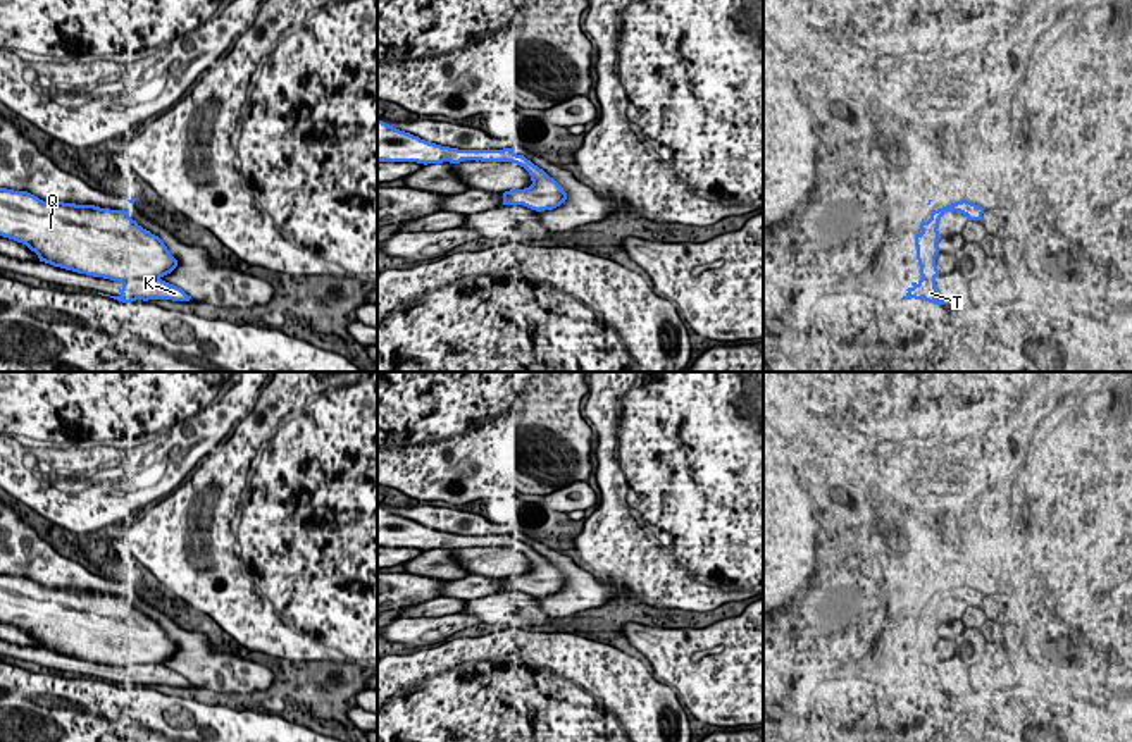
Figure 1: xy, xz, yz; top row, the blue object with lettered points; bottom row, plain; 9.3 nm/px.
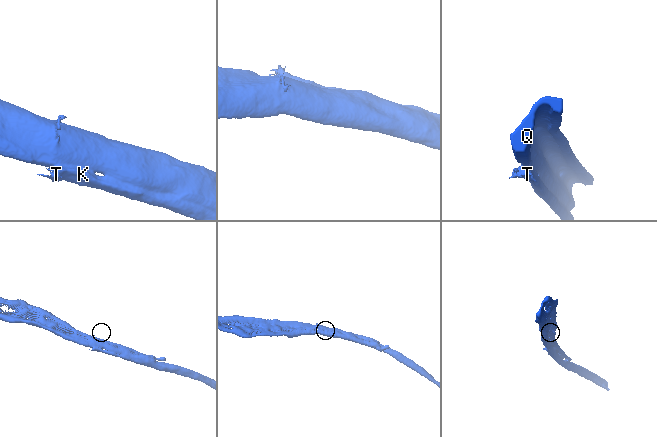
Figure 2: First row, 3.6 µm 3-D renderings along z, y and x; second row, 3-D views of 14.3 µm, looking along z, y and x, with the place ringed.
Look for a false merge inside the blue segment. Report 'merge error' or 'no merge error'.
merge error

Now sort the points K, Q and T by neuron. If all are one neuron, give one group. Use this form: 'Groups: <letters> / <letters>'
Groups: K T / Q

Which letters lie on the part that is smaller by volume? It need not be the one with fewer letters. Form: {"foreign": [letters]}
{"foreign": ["K", "T"]}

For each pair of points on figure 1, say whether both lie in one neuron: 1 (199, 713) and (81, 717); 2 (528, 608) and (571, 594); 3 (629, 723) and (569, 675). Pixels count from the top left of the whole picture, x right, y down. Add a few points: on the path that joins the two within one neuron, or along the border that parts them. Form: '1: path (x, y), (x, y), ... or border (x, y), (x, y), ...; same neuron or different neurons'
1: path (169, 701), (149, 704), (136, 715), (111, 715); same neuron
2: border (534, 598), (550, 617); different neurons
3: path (614, 710), (584, 686); same neuron

